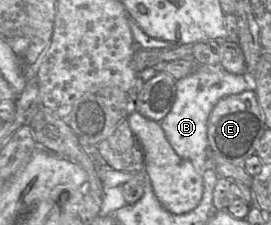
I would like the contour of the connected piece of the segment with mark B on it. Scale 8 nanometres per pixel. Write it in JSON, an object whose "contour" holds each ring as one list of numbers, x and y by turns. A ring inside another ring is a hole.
{"contour":[[197,64,186,77,176,80,176,96,168,114,160,123,167,140,174,151,189,160,203,175,210,165,210,151,207,136,209,115,217,102,229,95,239,94,252,87,252,77,227,72,220,64]]}

